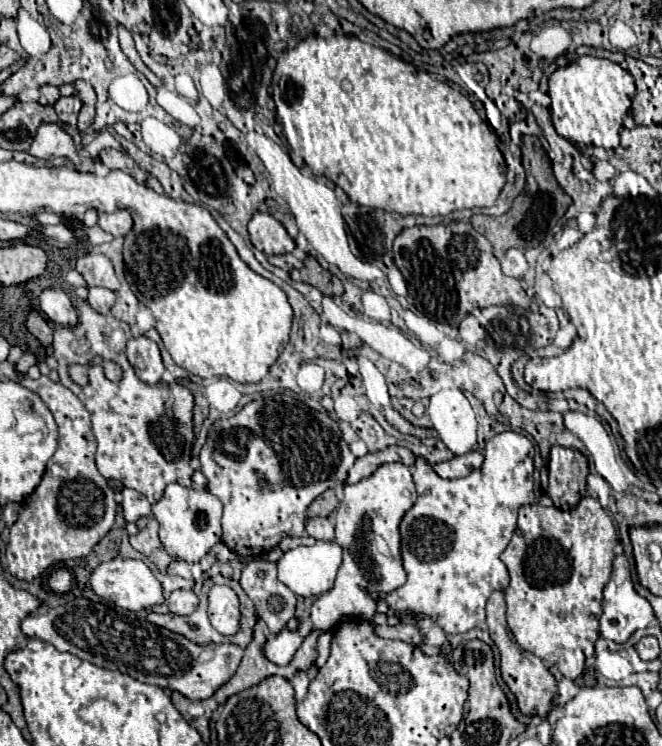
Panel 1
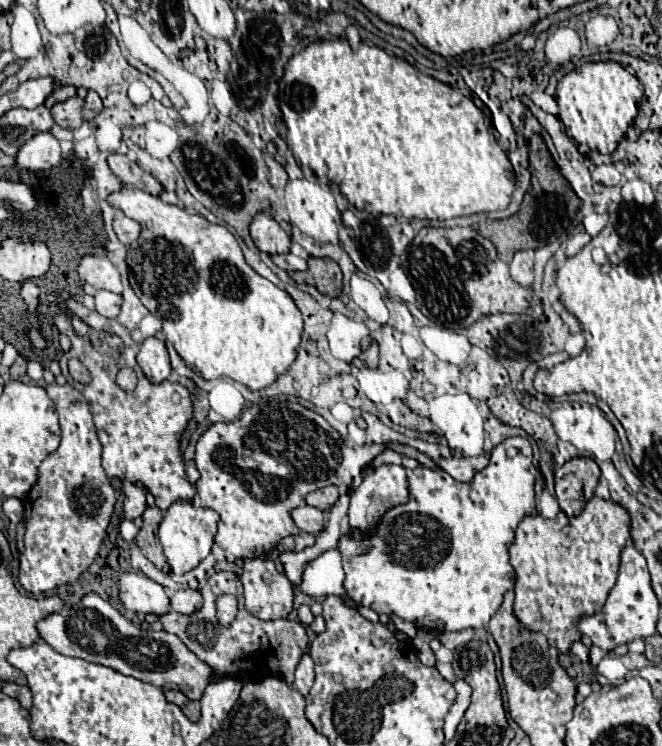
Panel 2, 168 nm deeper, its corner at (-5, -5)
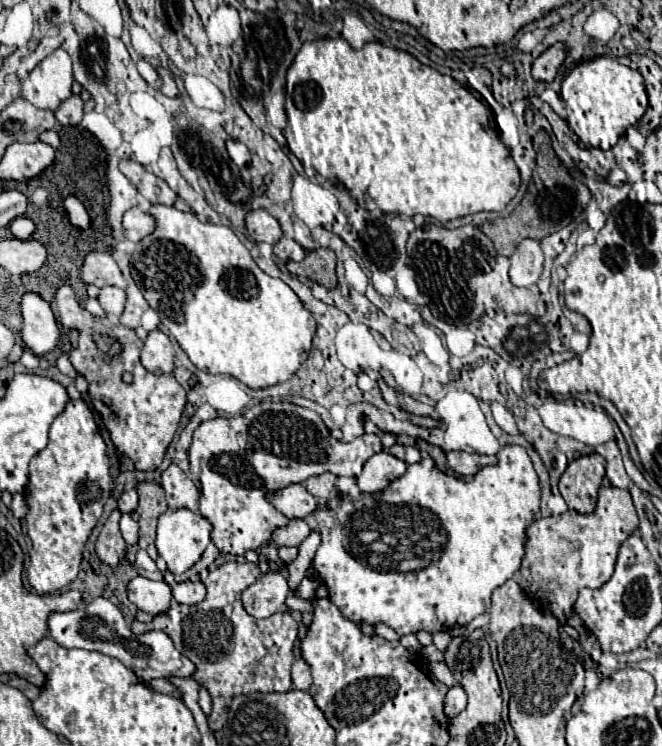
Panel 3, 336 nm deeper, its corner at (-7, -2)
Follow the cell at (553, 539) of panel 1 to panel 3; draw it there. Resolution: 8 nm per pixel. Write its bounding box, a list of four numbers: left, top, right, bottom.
[519,486,639,624]

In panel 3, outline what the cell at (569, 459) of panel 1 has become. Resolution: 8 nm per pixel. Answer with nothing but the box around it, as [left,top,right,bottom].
[559,454,605,514]

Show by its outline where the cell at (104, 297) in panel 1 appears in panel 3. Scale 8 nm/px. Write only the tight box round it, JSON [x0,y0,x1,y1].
[97,286,125,324]

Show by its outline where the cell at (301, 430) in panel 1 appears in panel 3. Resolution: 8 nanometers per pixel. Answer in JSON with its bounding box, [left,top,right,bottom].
[189,400,383,556]

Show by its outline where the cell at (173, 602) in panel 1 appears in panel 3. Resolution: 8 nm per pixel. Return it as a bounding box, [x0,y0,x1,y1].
[173,582,205,604]

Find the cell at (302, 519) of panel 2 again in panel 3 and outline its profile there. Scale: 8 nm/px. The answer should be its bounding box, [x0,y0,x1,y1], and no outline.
[267,484,317,518]

